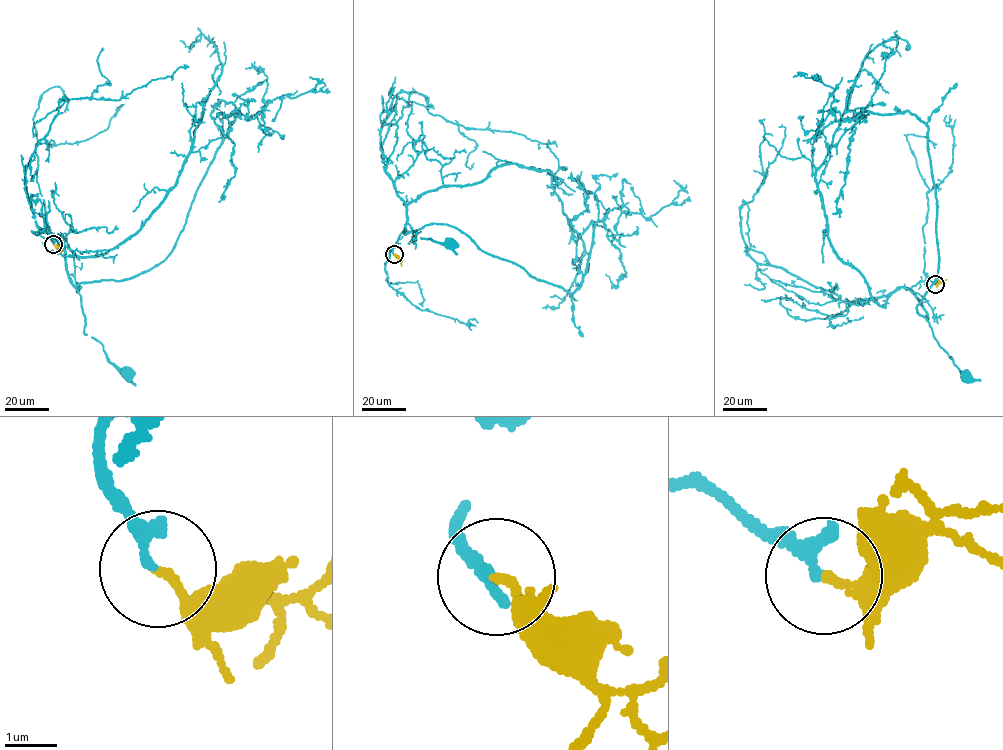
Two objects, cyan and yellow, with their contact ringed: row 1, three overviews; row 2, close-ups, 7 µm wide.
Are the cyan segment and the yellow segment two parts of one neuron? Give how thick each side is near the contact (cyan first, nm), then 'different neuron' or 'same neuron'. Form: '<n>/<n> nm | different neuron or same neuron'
160/150 nm | same neuron

